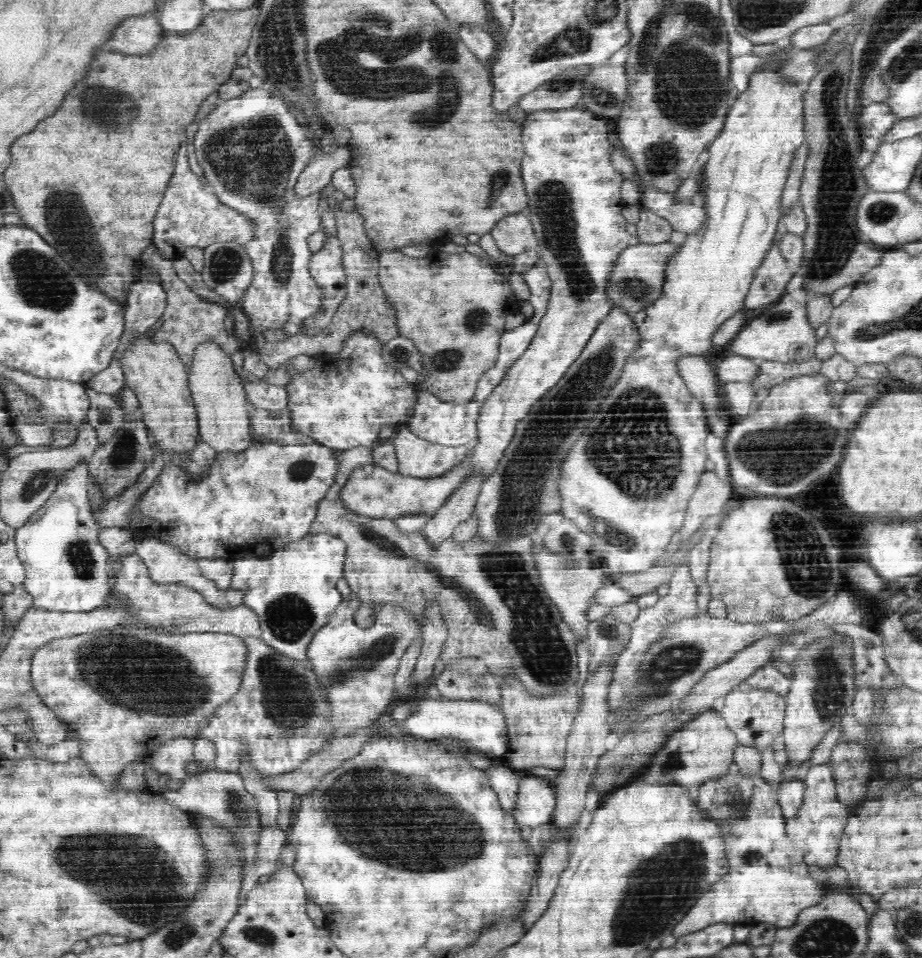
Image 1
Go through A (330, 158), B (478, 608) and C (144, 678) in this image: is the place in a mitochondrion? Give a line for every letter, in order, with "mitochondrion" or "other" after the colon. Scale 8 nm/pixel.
A: other
B: mitochondrion
C: mitochondrion

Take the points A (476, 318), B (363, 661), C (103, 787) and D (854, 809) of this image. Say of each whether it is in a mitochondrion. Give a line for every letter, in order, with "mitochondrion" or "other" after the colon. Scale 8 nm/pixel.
A: mitochondrion
B: mitochondrion
C: other
D: other

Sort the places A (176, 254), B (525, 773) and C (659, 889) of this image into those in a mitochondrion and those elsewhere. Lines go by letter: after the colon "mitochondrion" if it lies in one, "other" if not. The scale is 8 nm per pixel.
A: other
B: other
C: mitochondrion

